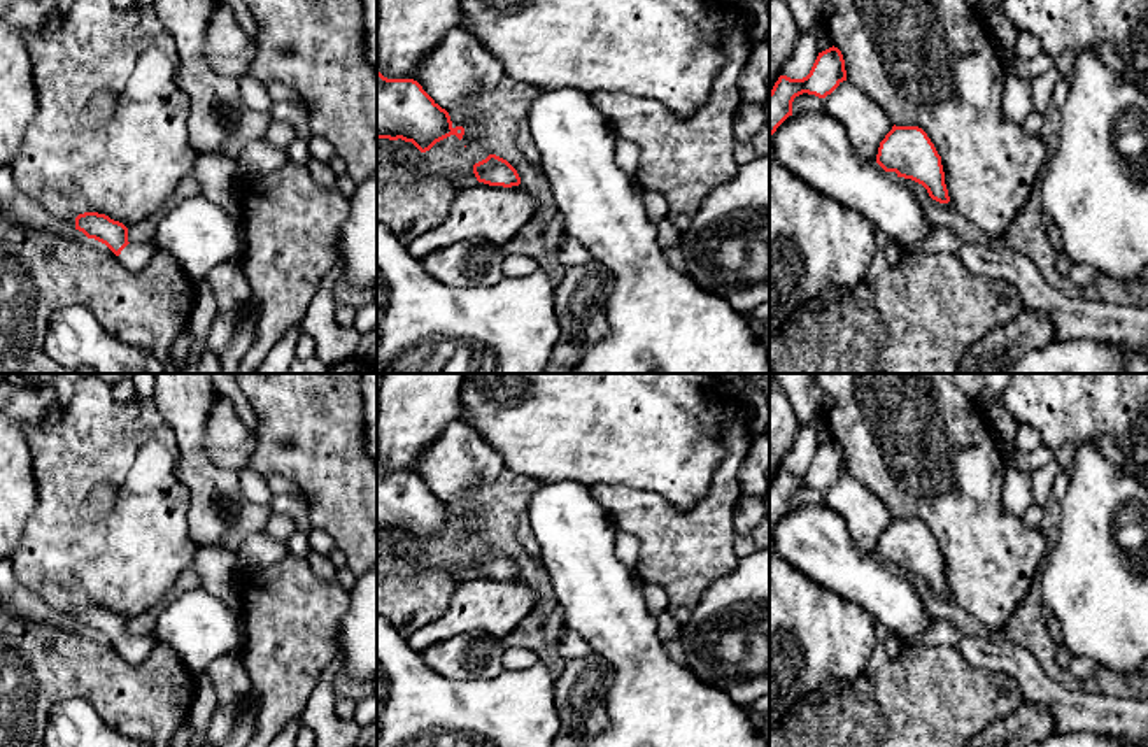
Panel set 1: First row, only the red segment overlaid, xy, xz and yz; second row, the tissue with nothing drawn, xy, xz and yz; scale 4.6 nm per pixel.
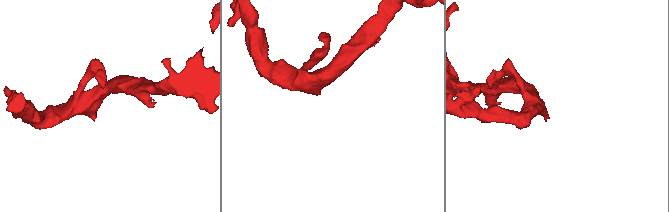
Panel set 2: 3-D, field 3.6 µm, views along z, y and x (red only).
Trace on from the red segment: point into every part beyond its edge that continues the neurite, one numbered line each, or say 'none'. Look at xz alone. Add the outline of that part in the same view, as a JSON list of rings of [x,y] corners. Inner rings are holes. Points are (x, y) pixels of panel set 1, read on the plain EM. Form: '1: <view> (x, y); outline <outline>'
none

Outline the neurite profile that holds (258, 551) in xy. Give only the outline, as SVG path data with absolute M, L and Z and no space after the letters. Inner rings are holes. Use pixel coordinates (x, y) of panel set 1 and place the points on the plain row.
M263 531L245 537L237 551L242 573L259 573L289 556L286 542L273 540Z

